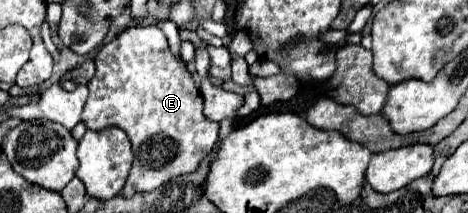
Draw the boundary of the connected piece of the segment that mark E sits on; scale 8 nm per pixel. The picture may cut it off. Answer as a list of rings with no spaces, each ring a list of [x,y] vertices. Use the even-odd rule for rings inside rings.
[[[137,27],[121,31],[113,41],[103,45],[95,57],[97,73],[89,83],[89,97],[81,113],[81,121],[91,131],[101,131],[107,127],[119,127],[127,133],[133,145],[133,165],[127,183],[121,191],[123,197],[133,197],[135,193],[153,191],[173,177],[183,173],[193,173],[197,165],[211,153],[217,143],[219,125],[203,115],[203,97],[195,87],[193,75],[185,65],[169,51],[165,33],[159,27]]]

